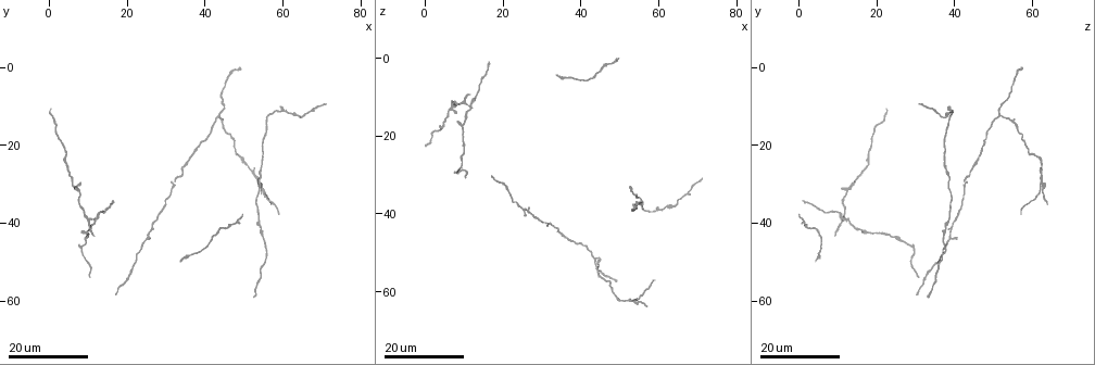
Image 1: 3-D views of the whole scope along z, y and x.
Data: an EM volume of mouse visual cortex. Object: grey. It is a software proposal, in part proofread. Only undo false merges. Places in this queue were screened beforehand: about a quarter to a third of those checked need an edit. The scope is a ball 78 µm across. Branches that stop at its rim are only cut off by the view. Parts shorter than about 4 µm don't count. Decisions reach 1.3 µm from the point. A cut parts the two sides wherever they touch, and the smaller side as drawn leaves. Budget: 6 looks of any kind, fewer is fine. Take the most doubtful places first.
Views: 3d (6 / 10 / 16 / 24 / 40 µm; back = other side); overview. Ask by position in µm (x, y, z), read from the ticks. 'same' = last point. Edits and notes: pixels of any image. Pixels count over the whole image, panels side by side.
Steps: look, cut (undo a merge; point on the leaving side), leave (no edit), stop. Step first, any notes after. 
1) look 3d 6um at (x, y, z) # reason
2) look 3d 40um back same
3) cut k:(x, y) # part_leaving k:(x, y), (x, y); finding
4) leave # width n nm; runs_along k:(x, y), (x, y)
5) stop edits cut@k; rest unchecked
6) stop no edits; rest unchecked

look 3d 24um at (25.0, 43.0, 38.0) # two arms in line, one across

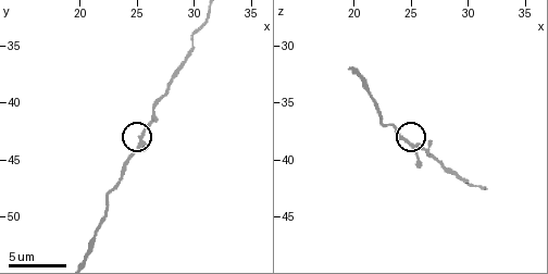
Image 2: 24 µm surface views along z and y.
look 3d 10um at (25.2, 43.4, 38.6)

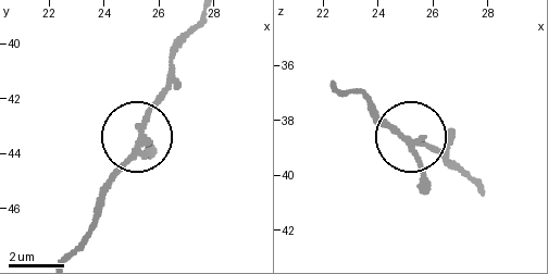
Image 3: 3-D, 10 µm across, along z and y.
leave # runs_along 3:(415, 141), (371, 115); one neuron here

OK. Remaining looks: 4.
look 3d 24um at (43.0, 13.0, 51.5) # three-way junction

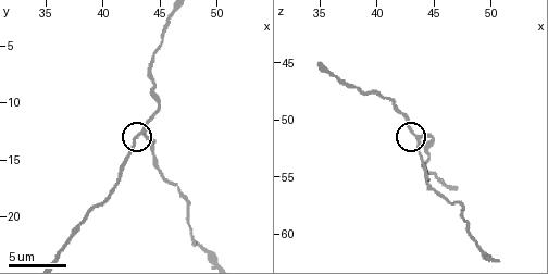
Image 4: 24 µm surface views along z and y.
look 3d 10um at (43.8, 12.2, 51.8)

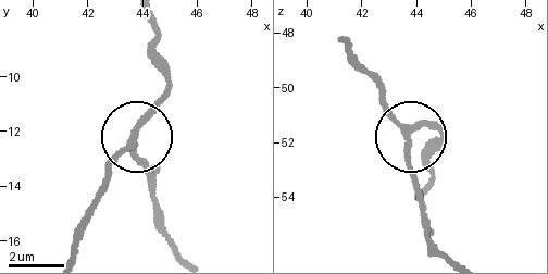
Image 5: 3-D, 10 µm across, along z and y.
leave # width 210 nm; runs_along 5:(340, 39), (369, 72), (405, 138), (421, 212); continuous, no second neuron

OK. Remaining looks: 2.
stop no edits; rest unchecked

